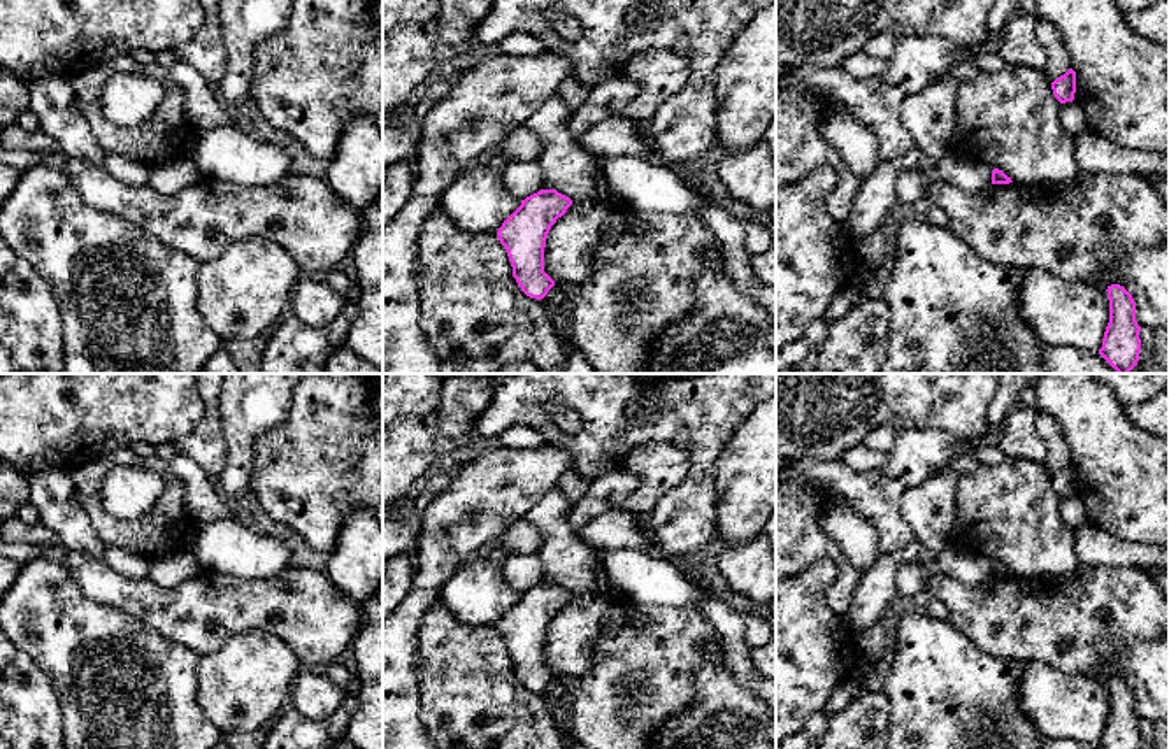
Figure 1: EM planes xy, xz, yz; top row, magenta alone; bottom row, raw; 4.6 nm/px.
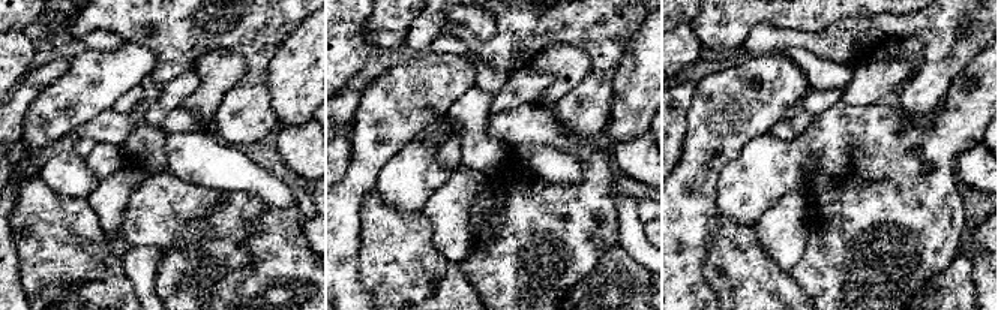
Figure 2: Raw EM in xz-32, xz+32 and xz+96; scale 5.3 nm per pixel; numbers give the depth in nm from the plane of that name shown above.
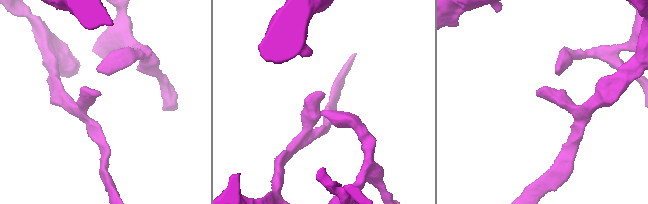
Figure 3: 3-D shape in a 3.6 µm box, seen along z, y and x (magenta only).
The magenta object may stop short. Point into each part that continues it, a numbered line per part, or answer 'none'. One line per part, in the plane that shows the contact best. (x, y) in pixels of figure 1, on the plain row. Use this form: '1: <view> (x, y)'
none

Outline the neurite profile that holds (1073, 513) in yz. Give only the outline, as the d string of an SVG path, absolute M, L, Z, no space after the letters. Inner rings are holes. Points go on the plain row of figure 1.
M1076 493L1060 496L1060 510L1065 526L1069 526L1071 530L1078 531L1087 524L1085 507Z

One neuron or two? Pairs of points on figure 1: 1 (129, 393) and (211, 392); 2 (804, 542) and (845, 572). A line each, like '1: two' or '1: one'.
1: two
2: one

